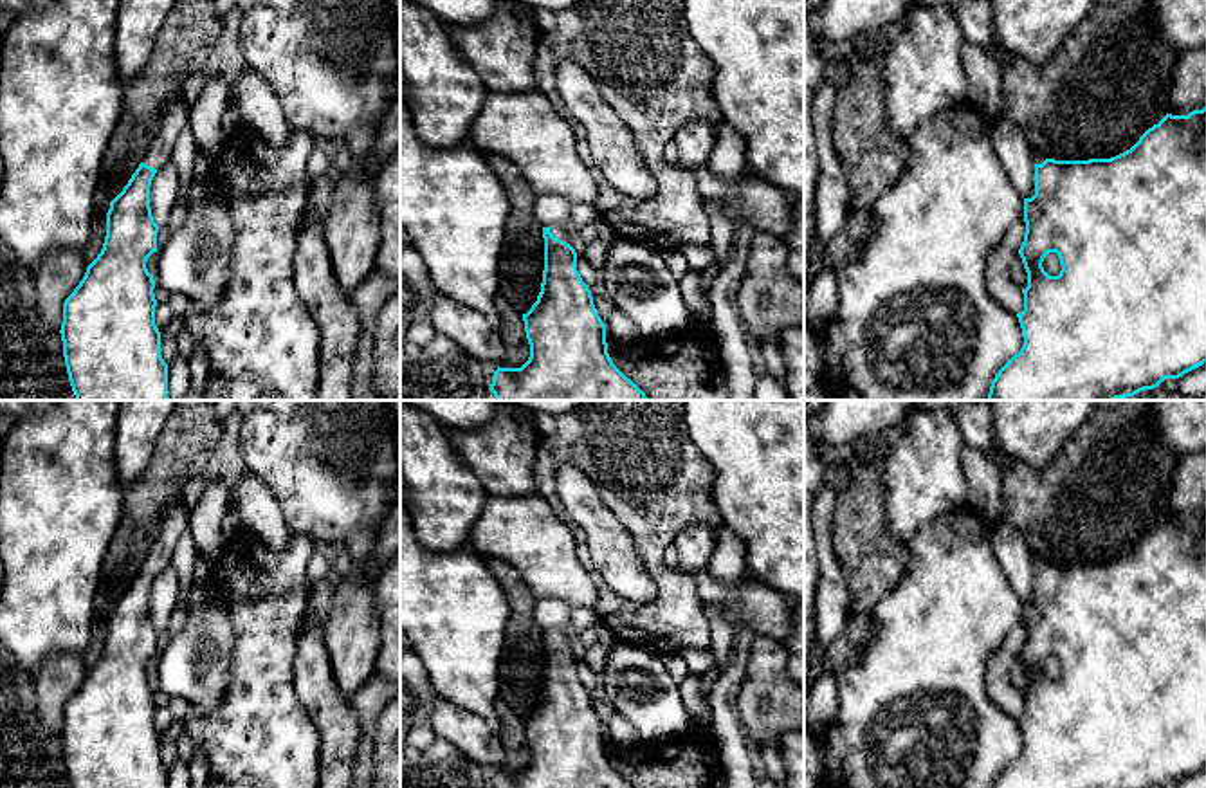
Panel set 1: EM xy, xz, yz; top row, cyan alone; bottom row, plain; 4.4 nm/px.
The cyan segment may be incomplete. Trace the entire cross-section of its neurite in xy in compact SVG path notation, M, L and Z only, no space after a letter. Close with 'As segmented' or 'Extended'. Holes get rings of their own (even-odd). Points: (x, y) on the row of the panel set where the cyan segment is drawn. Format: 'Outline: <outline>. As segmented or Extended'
Outline: M184 96L173 97L162 110L142 162L110 202L101 252L63 303L59 334L76 400L169 400L168 364L160 355L160 332L155 325L155 281L146 269L148 258L157 252L159 233L150 207L150 186L157 170L171 162L177 137L189 124L189 112Z. Extended

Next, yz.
Outline: M1206 106L1188 115L1166 114L1127 151L1110 159L1055 160L1031 150L1035 195L1024 198L1024 242L1019 249L1028 272L1022 289L1024 310L1017 314L1024 344L995 375L986 400L1118 400L1157 388L1165 379L1179 379L1206 362ZM1056 252L1062 270L1049 276L1042 261Z. Extended

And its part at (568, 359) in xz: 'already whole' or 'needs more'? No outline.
needs more

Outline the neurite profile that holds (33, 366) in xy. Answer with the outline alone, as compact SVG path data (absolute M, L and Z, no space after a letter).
M0 240L0 400L76 400L61 334L40 319L34 278Z

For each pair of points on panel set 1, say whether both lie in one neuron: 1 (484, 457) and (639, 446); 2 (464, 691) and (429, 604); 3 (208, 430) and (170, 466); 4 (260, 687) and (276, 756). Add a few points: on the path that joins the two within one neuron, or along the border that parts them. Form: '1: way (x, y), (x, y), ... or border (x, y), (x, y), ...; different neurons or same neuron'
1: border (543, 439), (534, 464), (538, 489); different neurons
2: way (464, 669), (460, 635), (451, 626); same neuron
3: way (199, 437), (179, 457); same neuron
4: way (260, 704), (260, 714), (267, 722), (271, 740); same neuron

